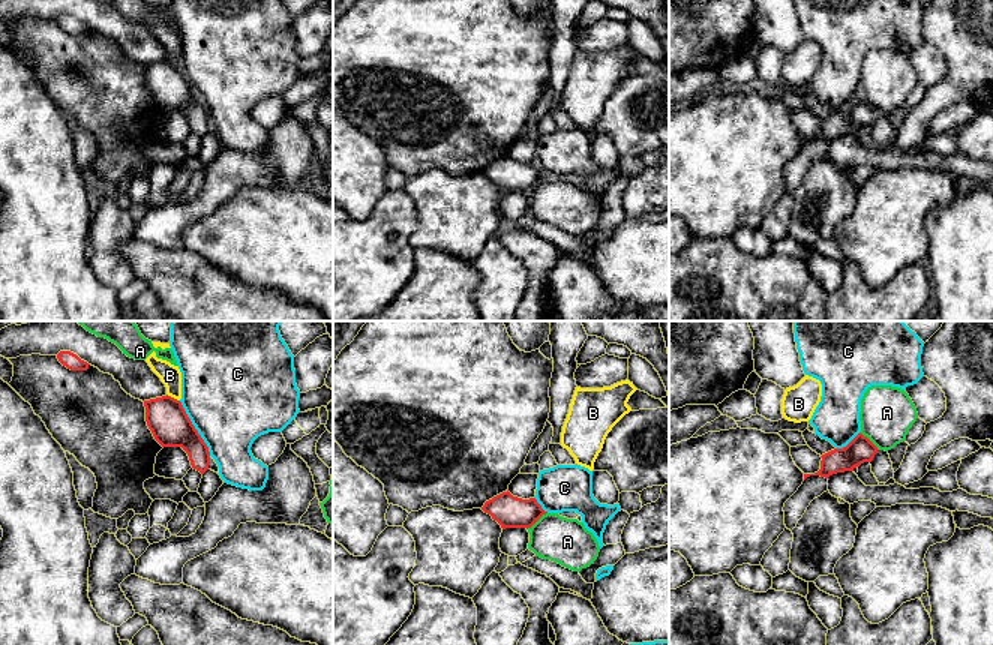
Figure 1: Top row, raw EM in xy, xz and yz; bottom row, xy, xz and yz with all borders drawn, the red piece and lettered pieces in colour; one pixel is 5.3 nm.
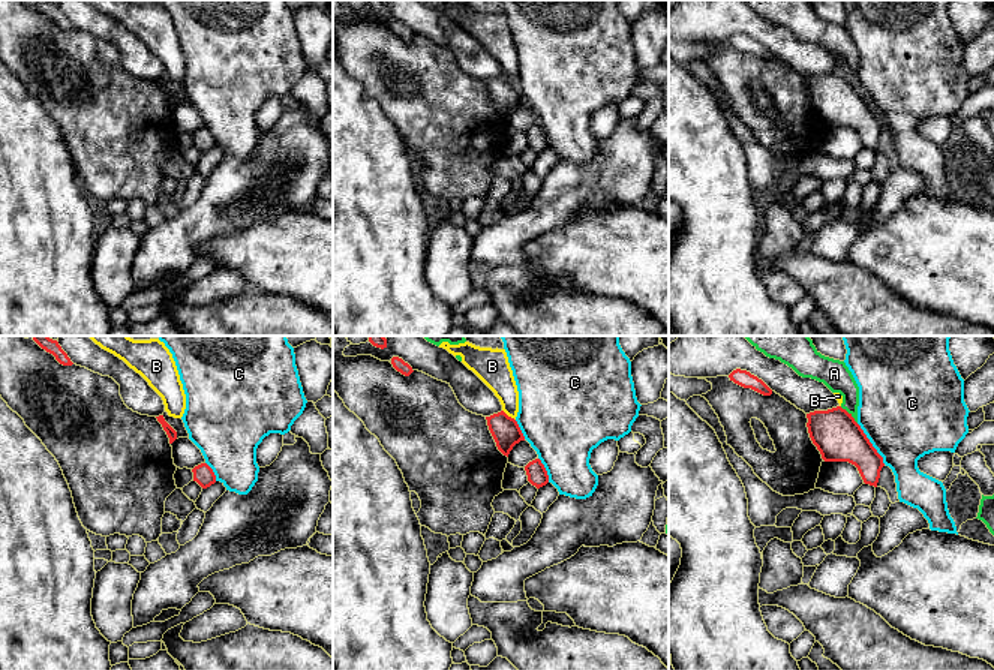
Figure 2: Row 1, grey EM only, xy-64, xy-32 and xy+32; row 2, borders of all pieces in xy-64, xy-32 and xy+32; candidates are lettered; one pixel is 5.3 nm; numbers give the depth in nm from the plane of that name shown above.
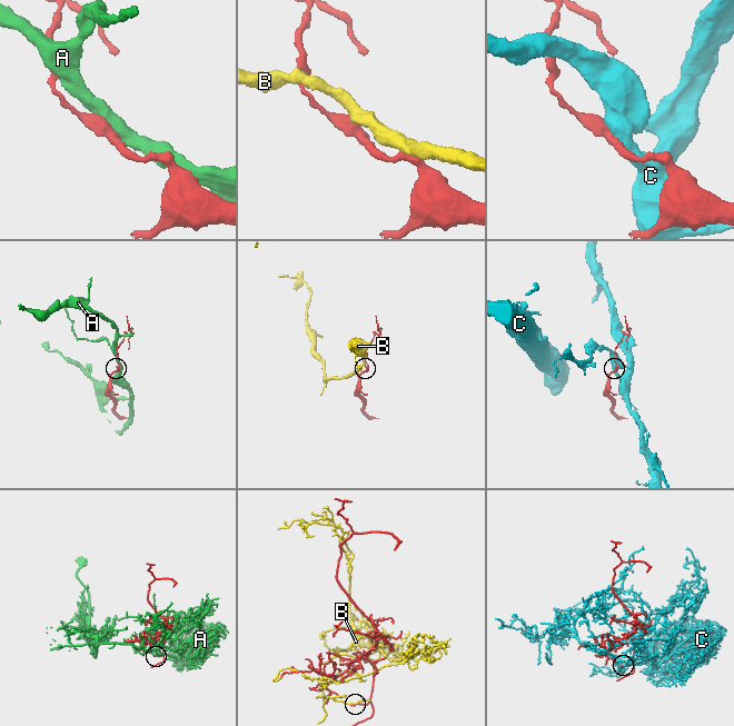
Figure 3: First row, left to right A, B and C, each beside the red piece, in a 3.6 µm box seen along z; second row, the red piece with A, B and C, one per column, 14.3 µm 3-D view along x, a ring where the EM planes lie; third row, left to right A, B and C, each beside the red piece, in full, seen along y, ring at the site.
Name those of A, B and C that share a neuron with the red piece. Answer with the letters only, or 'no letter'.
no letter

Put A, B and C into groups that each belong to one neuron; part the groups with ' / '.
A / B / C

